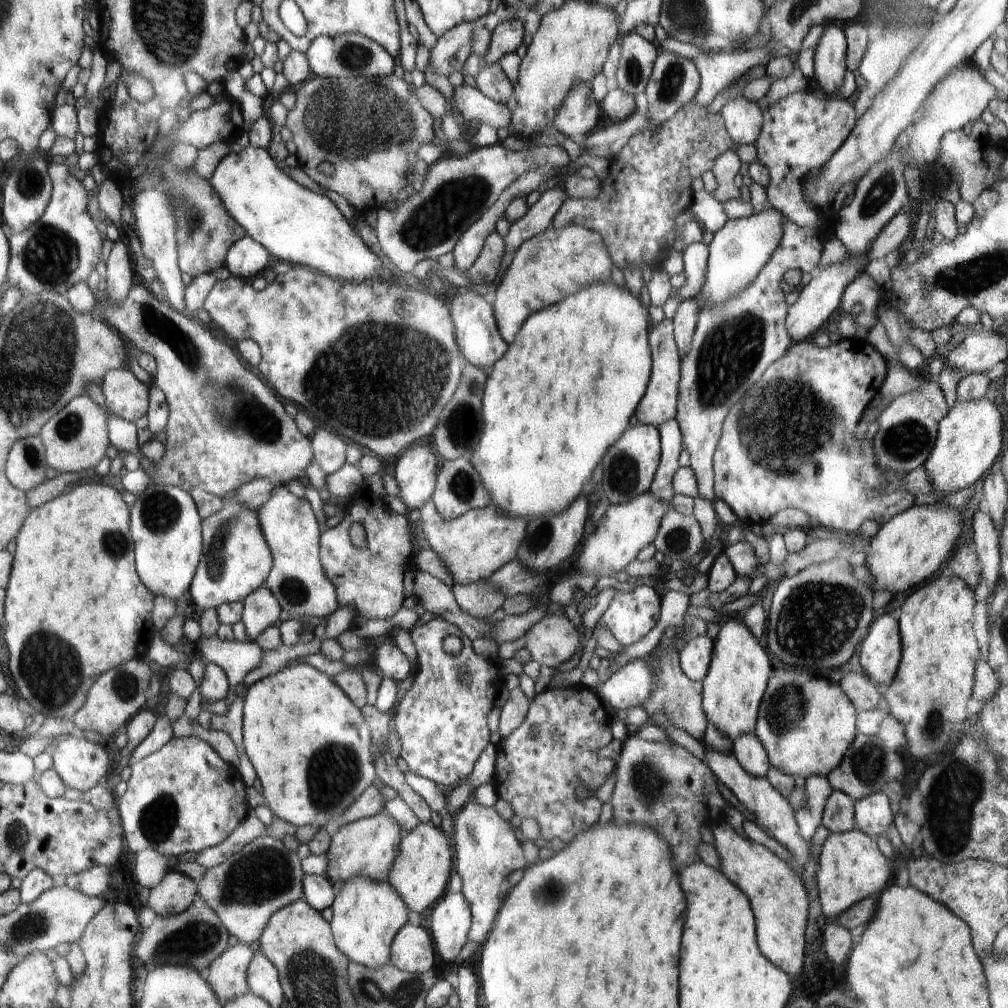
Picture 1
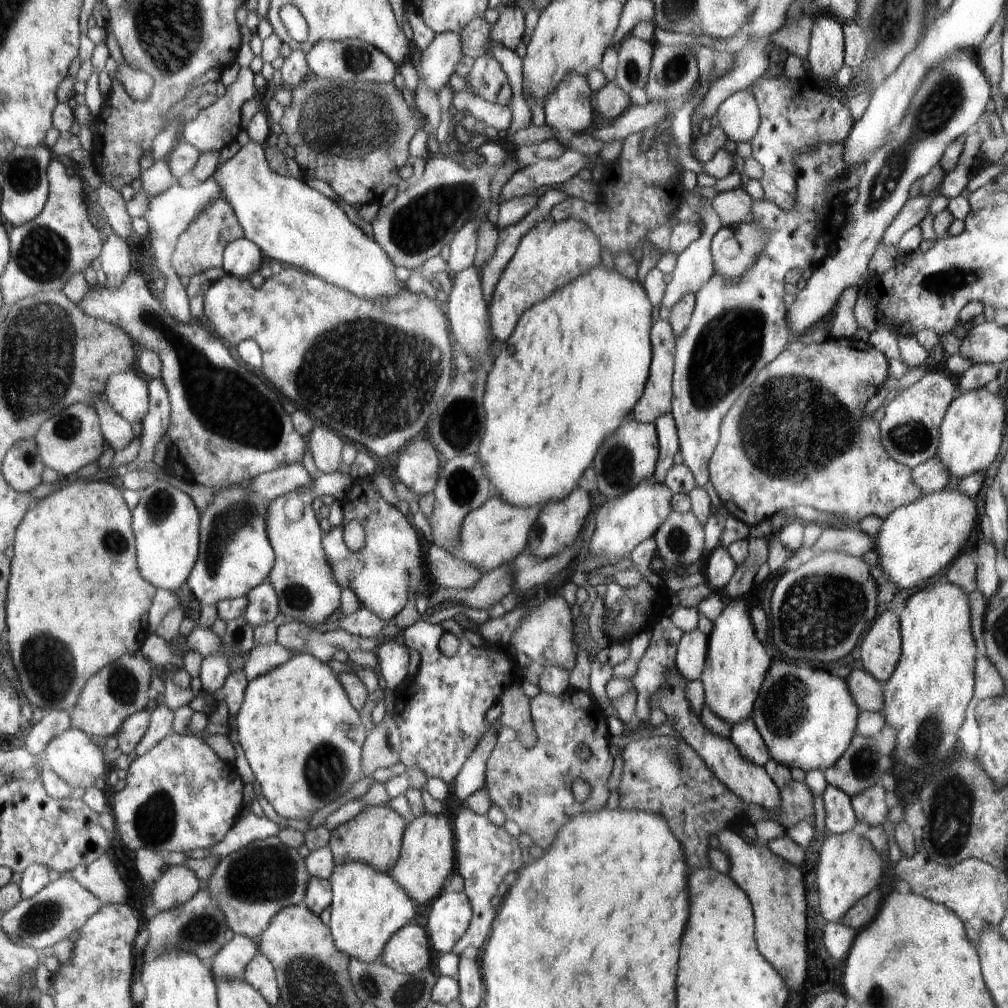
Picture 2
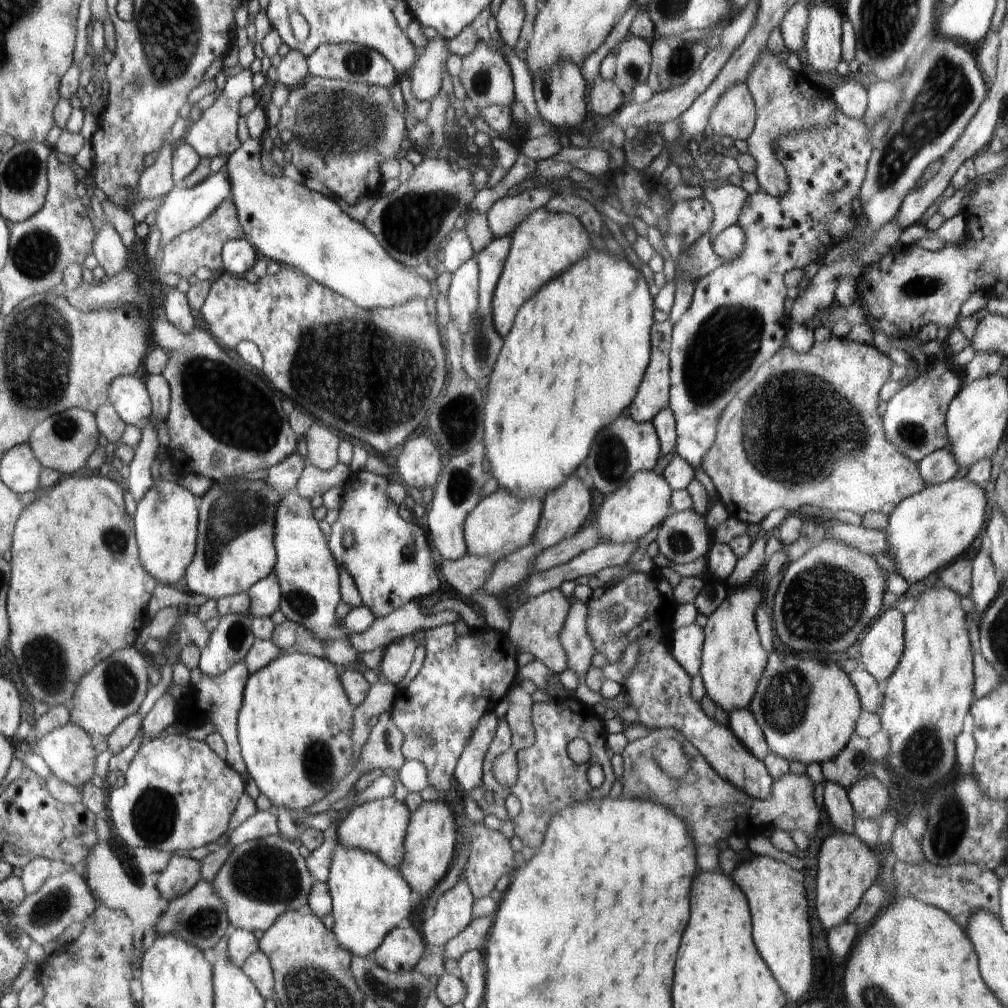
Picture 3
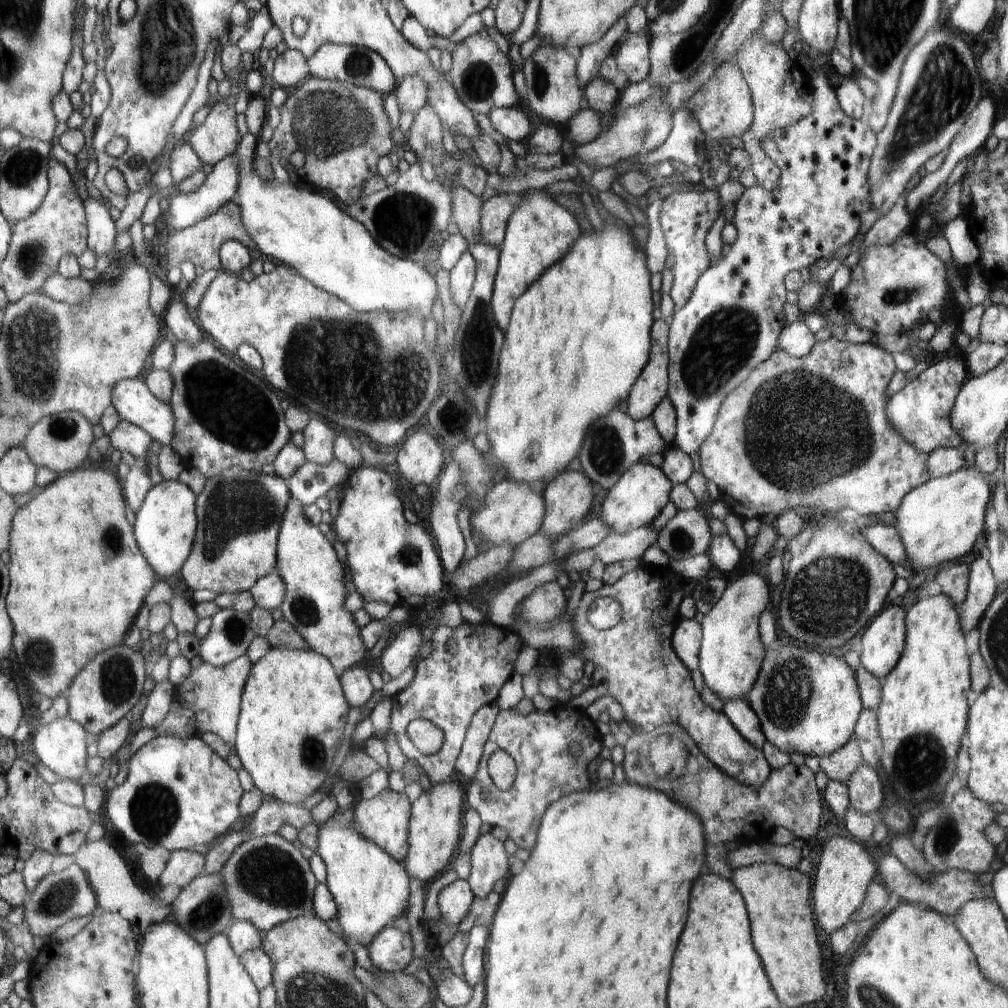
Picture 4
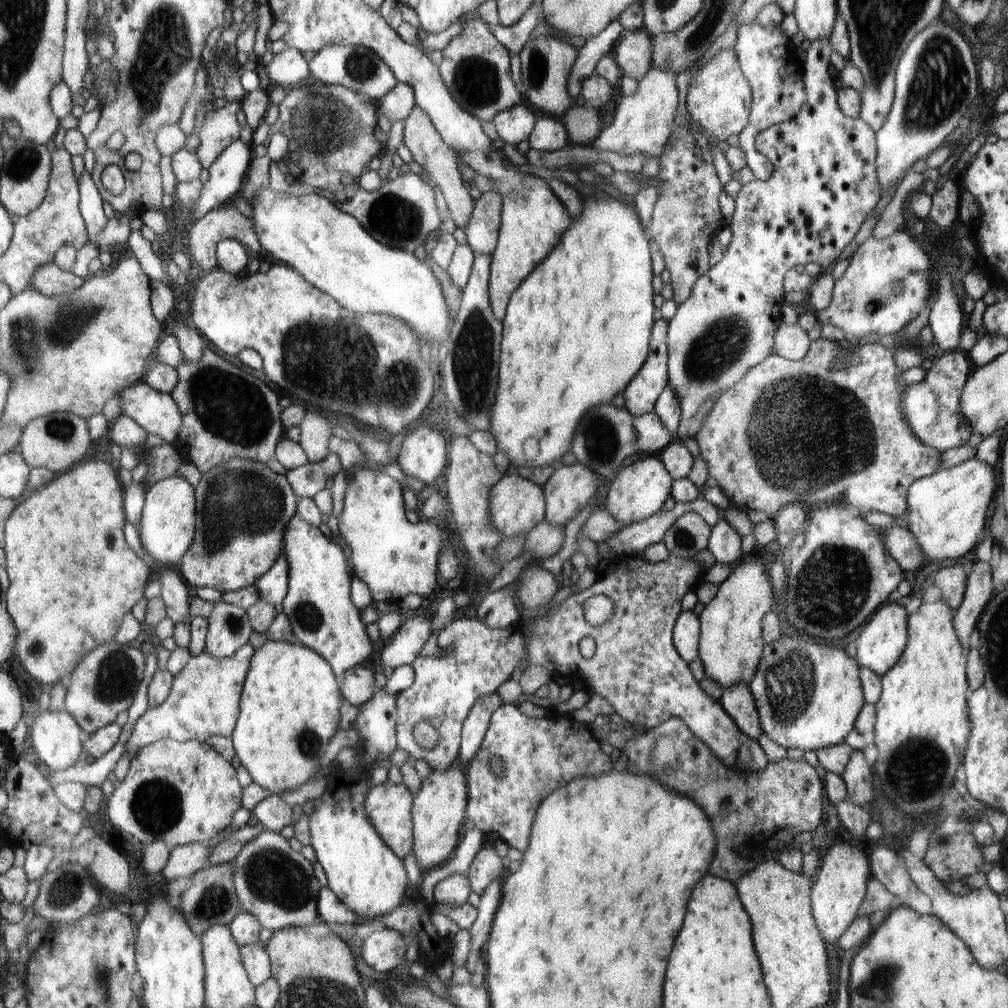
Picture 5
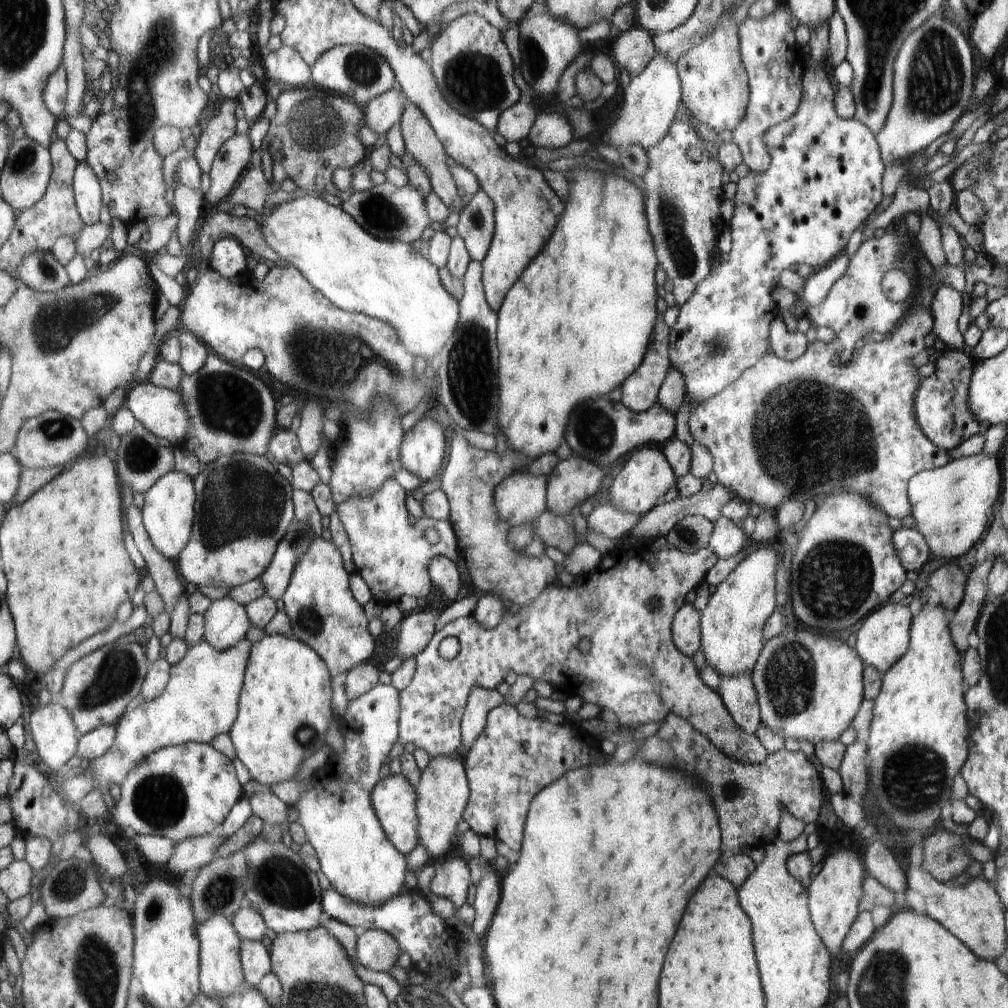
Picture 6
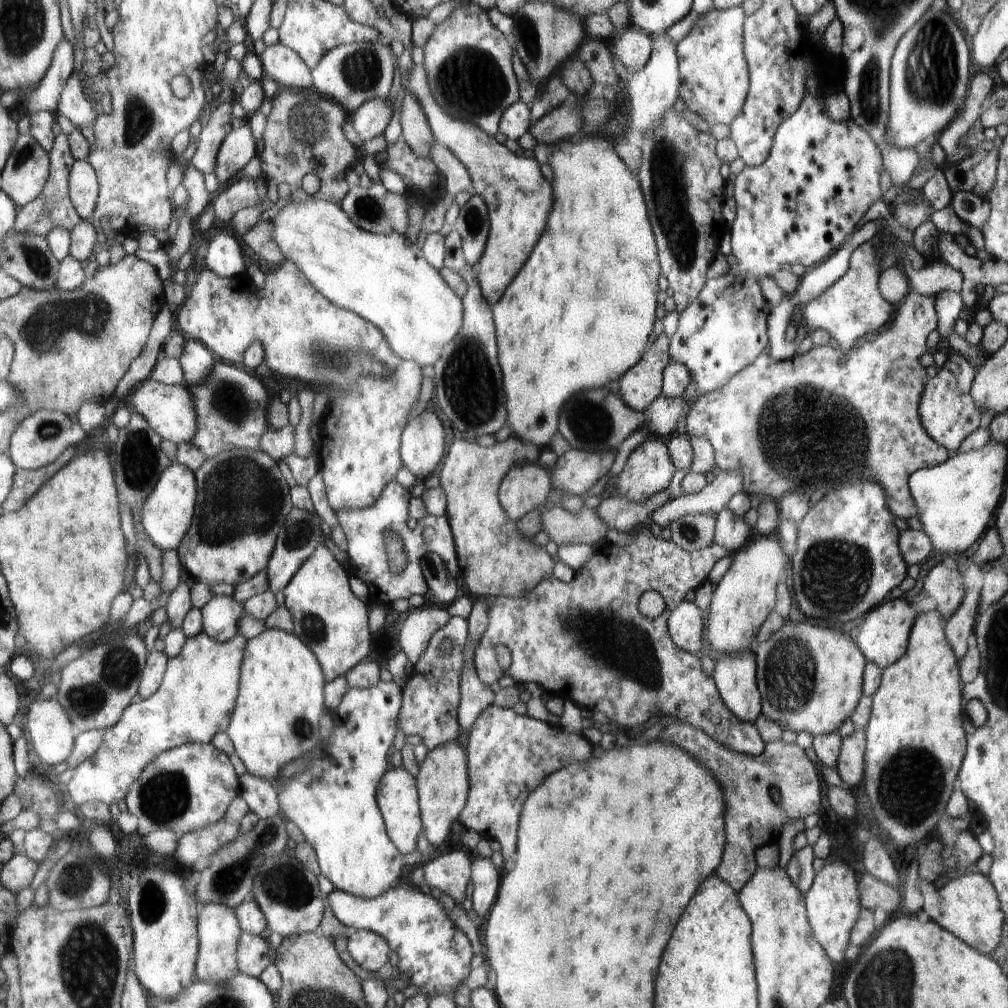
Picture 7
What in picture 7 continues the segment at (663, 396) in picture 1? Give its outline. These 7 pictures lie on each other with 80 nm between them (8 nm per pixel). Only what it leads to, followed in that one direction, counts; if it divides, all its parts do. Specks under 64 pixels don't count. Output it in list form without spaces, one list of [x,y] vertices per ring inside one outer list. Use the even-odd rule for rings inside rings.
[[[660,329],[640,362],[620,377],[620,398],[632,410],[646,411],[662,394],[663,372],[671,361],[670,338]]]

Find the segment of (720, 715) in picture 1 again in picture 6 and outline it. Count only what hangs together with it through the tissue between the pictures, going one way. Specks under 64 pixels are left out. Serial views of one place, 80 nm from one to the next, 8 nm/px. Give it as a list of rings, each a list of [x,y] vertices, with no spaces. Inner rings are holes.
[[[772,544],[766,546],[754,545],[747,558],[741,560],[730,574],[722,580],[717,589],[710,595],[708,604],[701,614],[701,649],[707,663],[716,669],[720,676],[739,677],[753,671],[762,648],[762,628],[767,624],[776,608],[776,554]]]

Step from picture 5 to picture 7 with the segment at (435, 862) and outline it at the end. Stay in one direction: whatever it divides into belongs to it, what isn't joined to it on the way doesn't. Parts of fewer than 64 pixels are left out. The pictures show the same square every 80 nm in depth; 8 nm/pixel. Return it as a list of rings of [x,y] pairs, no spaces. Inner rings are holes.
[[[447,744],[428,751],[422,766],[419,767],[418,776],[415,776],[418,782],[420,812],[423,815],[424,836],[434,849],[446,842],[452,832],[452,824],[456,822],[458,814],[463,812],[466,804],[469,772],[464,751],[461,744]]]

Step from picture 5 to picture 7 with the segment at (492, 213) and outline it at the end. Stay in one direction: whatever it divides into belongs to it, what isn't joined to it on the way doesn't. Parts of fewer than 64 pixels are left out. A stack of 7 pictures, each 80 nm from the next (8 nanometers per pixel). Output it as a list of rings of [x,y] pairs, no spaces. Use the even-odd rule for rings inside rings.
[[[472,194],[468,202],[460,208],[453,226],[461,236],[466,262],[470,265],[477,264],[487,248],[487,238],[491,228],[484,199],[480,195]]]

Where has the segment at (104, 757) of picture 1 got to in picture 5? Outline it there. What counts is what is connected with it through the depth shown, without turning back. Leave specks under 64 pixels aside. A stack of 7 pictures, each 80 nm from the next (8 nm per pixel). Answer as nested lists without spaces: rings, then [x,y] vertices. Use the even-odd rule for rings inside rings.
[[[66,710],[42,711],[33,725],[31,738],[46,769],[67,771],[83,758],[83,728],[79,720]]]

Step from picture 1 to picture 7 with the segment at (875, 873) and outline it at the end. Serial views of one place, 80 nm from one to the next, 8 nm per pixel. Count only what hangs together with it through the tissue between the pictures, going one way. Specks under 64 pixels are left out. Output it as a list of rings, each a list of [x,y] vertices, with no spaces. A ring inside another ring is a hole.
[[[838,859],[826,861],[823,868],[815,874],[810,890],[804,895],[807,917],[816,940],[822,944],[830,960],[844,960],[844,950],[849,948],[851,932],[859,920],[859,886],[850,866],[838,862]]]

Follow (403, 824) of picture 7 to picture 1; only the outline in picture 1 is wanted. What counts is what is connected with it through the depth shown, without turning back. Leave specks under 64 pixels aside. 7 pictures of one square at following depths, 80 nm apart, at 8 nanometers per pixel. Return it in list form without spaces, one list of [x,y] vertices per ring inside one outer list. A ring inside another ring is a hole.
[[[385,810],[368,818],[342,824],[331,837],[329,851],[326,854],[328,866],[325,876],[330,879],[334,888],[358,875],[372,881],[386,882],[401,847],[400,825]]]

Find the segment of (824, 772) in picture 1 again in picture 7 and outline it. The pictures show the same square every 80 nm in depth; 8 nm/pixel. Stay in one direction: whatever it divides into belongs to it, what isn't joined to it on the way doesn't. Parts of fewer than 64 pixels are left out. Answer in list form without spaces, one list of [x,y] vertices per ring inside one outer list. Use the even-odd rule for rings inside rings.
[[[810,622],[786,624],[770,638],[762,640],[754,655],[758,665],[755,679],[762,694],[762,712],[782,730],[794,730],[797,734],[805,732],[812,736],[836,733],[862,700],[862,670],[866,670],[868,660],[863,653],[860,654],[858,646],[838,630],[822,628]]]

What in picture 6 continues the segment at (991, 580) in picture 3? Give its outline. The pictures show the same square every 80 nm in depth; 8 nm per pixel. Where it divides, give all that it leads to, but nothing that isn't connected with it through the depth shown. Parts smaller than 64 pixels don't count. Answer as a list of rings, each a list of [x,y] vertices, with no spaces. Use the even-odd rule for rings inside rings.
[[[989,556],[984,564],[975,565],[967,575],[967,583],[962,602],[952,614],[951,633],[955,647],[960,652],[968,650],[968,636],[978,626],[979,616],[987,601],[987,576],[995,558]]]

